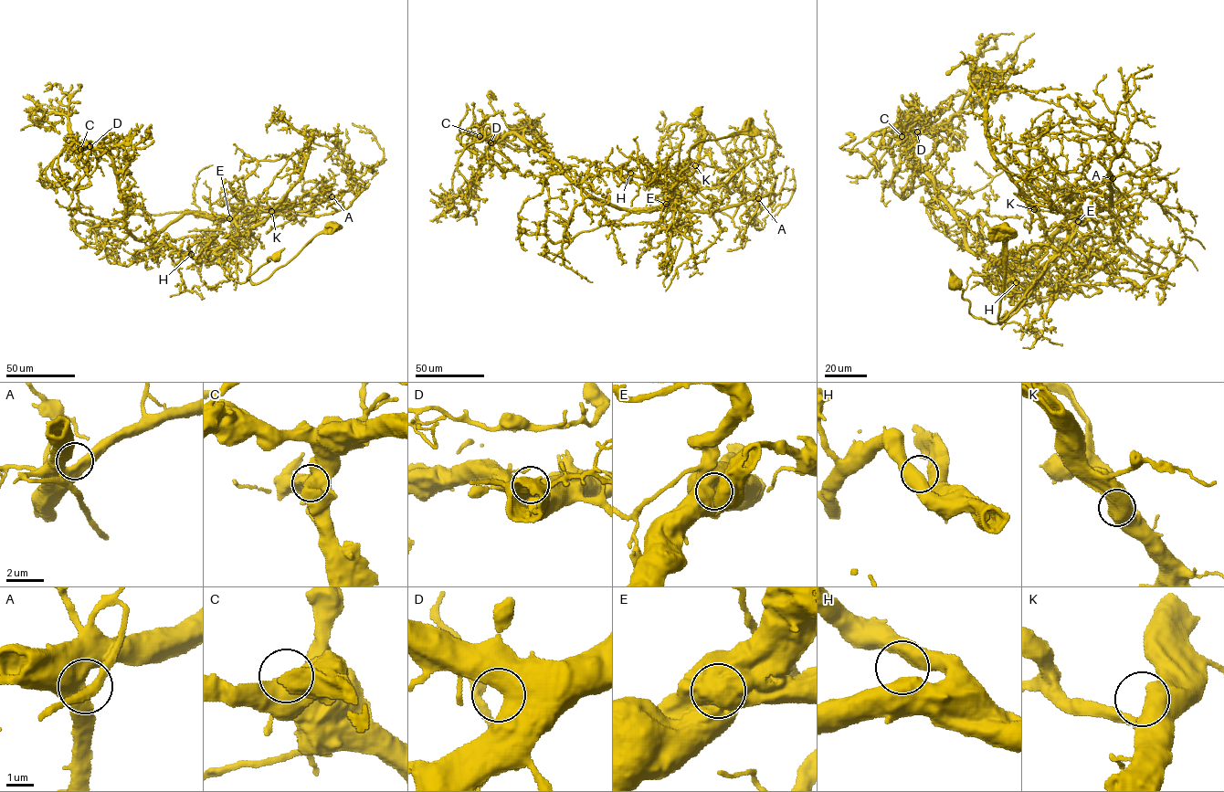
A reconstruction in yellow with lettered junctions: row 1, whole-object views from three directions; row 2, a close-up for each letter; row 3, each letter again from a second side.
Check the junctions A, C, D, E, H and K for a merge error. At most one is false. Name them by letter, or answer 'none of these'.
E

